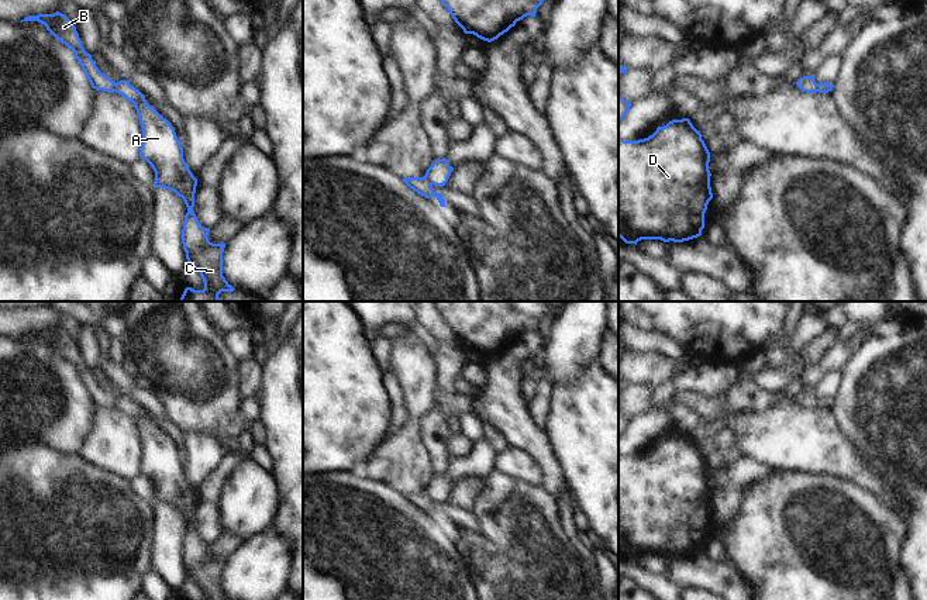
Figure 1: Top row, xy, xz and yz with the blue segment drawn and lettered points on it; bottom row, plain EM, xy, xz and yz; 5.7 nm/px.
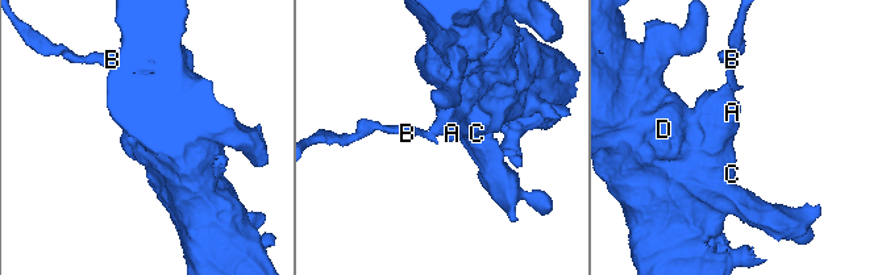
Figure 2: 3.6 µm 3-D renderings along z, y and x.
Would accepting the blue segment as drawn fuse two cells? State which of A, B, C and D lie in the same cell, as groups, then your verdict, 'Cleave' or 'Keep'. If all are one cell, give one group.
Groups: A C D / B. Cleave.

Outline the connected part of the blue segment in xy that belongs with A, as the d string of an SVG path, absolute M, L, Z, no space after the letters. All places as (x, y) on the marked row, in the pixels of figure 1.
M130 80L116 83L116 93L131 101L142 128L139 158L155 172L155 187L168 189L182 197L187 213L182 230L182 244L190 263L204 282L203 290L186 287L180 301L220 301L221 292L235 289L223 276L223 252L225 244L209 241L210 228L203 228L193 207L197 179L183 159L183 148L175 128L145 100L145 96L130 85Z

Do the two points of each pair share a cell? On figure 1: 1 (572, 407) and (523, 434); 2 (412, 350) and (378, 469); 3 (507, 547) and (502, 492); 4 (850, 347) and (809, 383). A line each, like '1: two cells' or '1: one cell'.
1: two cells
2: one cell
3: one cell
4: one cell

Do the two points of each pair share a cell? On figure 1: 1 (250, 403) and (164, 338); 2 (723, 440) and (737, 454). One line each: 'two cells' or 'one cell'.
1: two cells
2: one cell

